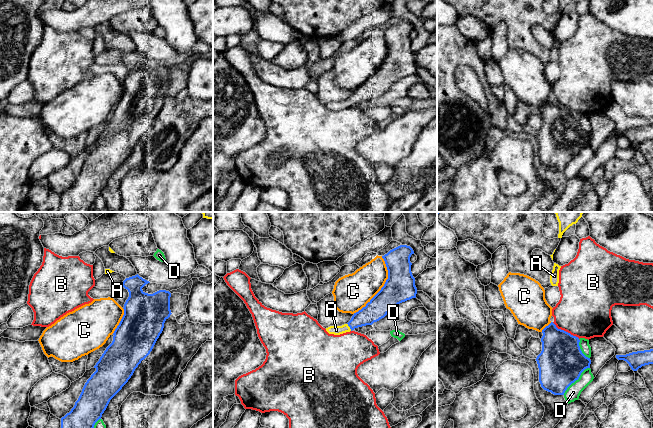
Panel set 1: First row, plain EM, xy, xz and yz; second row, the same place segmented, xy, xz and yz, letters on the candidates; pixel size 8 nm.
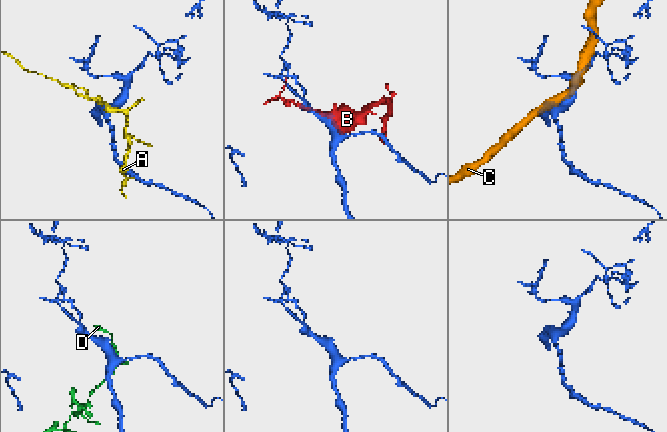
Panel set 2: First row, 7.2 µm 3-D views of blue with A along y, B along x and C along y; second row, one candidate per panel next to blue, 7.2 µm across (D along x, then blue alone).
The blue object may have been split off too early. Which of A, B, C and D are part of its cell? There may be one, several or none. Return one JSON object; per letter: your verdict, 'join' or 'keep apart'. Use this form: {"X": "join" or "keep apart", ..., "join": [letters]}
{"A": "join", "B": "keep apart", "C": "keep apart", "D": "keep apart", "join": ["A"]}

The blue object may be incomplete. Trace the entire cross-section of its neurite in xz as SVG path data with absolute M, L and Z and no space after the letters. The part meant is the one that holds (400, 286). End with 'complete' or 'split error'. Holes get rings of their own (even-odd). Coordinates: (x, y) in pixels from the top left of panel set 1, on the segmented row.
M400 245L382 256L388 270L388 279L381 290L351 320L342 326L326 328L329 334L340 335L355 328L372 325L384 318L398 304L416 298L417 288L411 272L413 249Z | split error

